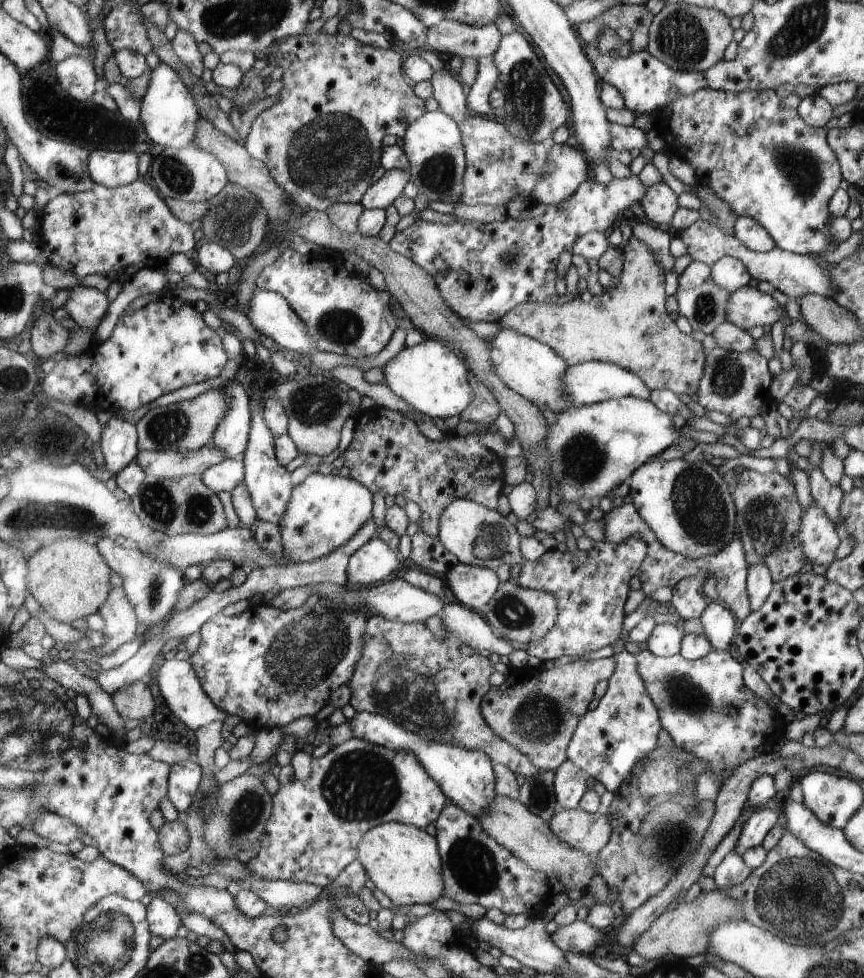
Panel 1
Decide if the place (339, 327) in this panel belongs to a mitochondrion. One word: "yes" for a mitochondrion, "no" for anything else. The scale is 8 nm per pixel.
yes

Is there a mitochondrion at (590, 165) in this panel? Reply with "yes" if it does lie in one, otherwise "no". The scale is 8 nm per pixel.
no

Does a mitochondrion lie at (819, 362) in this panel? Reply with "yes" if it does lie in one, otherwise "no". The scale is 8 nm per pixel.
no

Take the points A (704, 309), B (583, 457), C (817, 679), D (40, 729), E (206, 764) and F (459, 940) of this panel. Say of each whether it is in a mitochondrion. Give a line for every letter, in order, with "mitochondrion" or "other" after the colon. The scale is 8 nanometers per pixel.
A: mitochondrion
B: mitochondrion
C: other
D: mitochondrion
E: other
F: other

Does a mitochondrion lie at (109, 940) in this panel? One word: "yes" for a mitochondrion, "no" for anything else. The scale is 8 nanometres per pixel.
yes

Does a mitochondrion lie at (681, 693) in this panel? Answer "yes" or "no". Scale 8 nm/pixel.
yes

